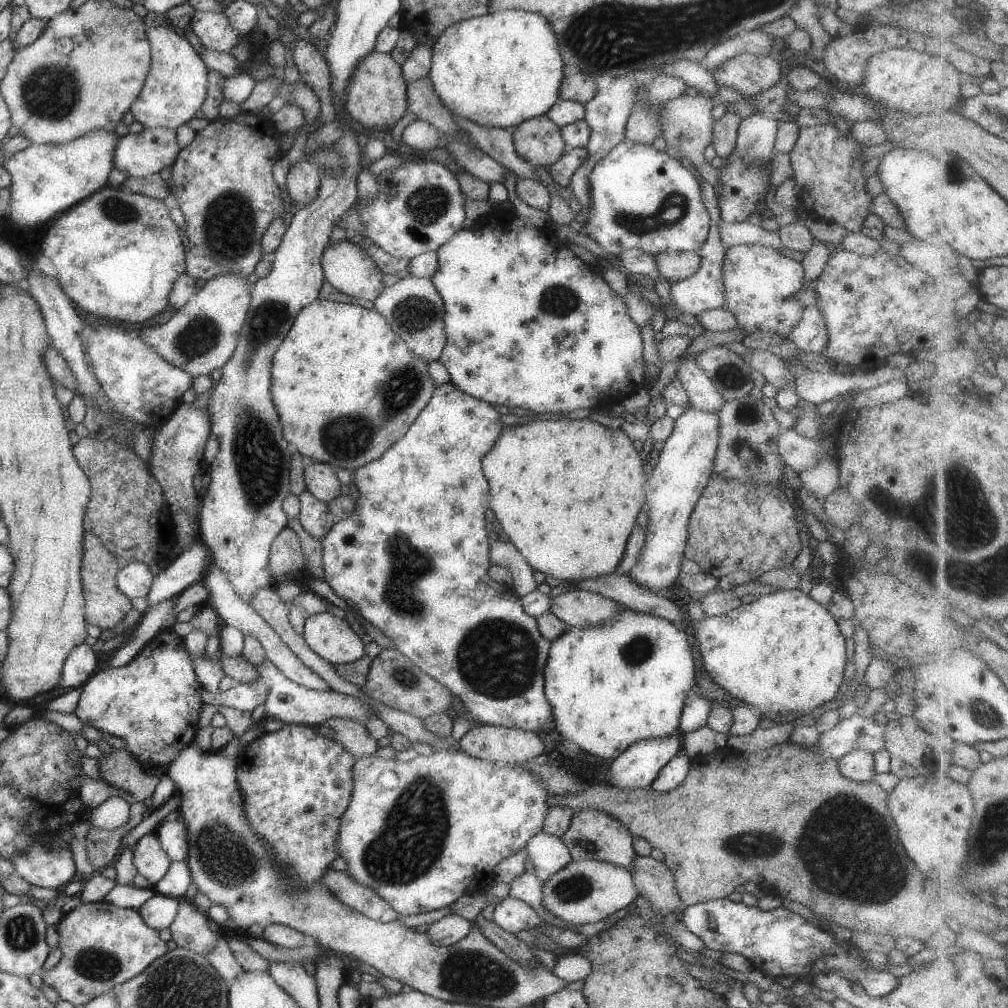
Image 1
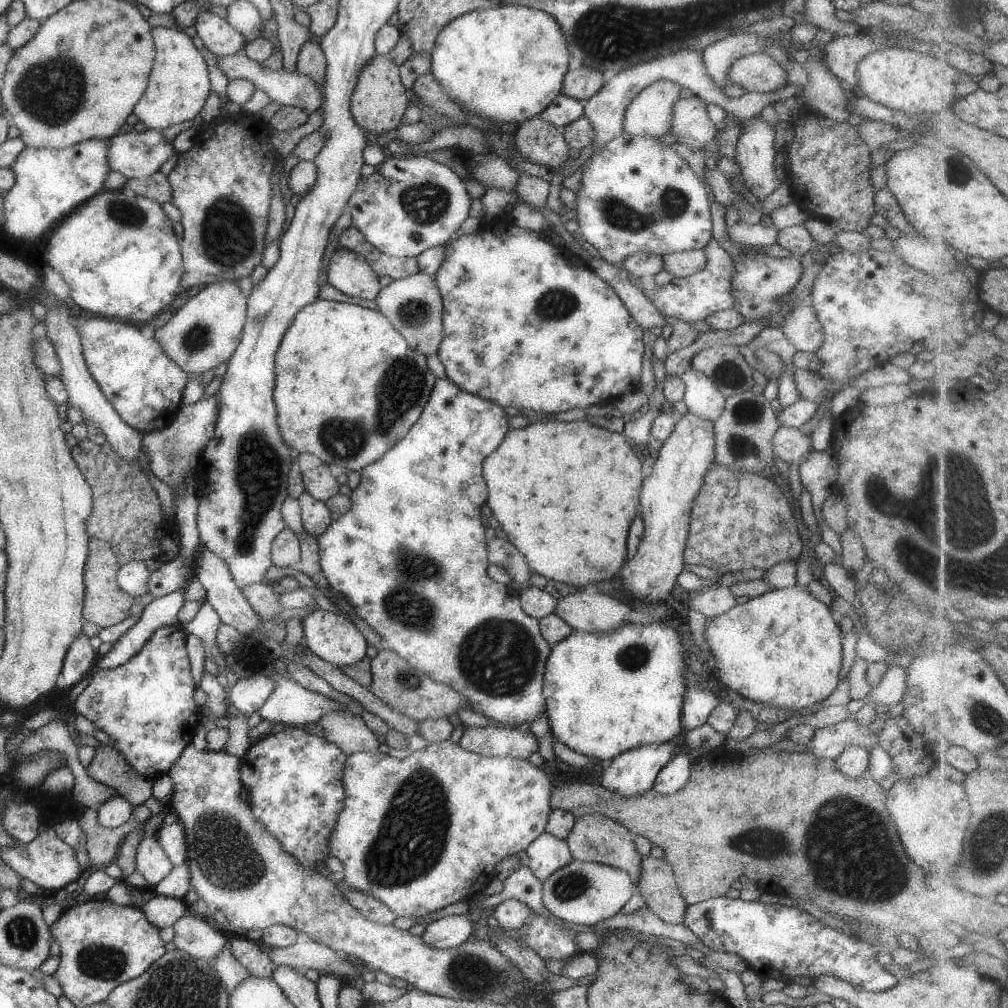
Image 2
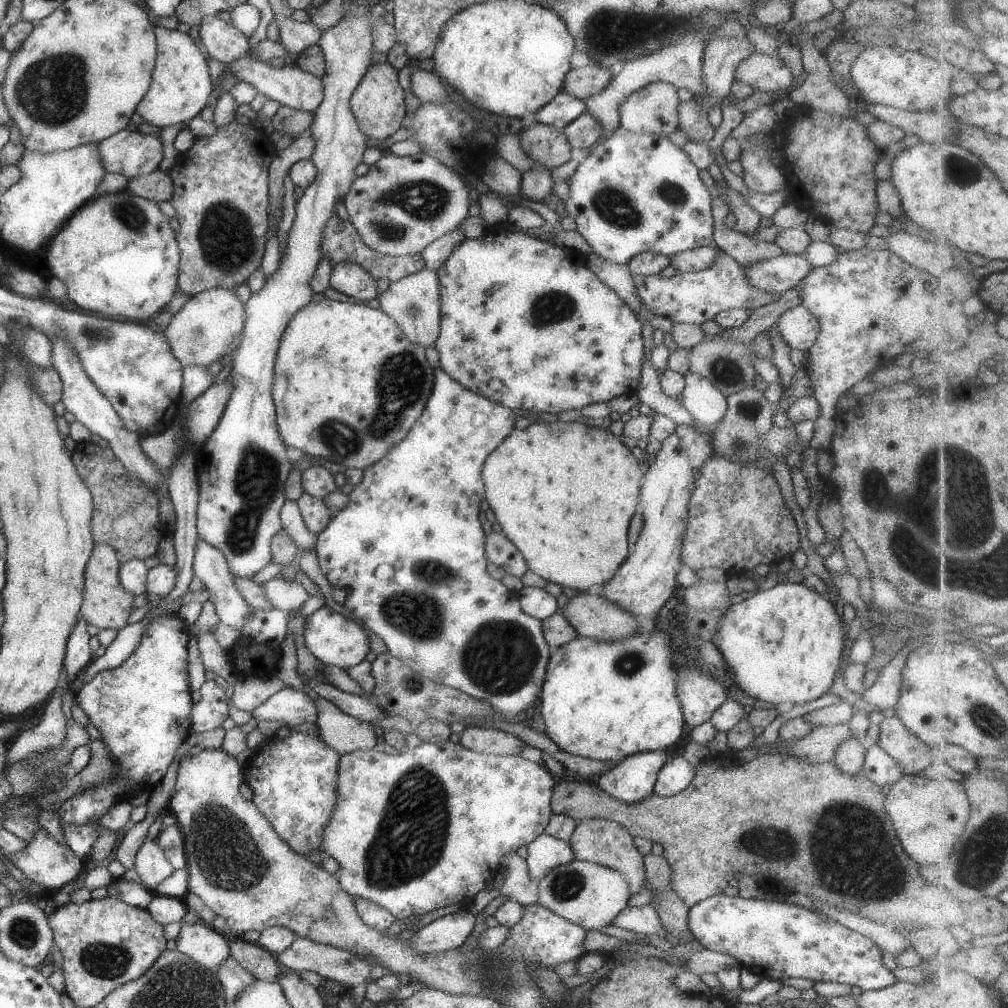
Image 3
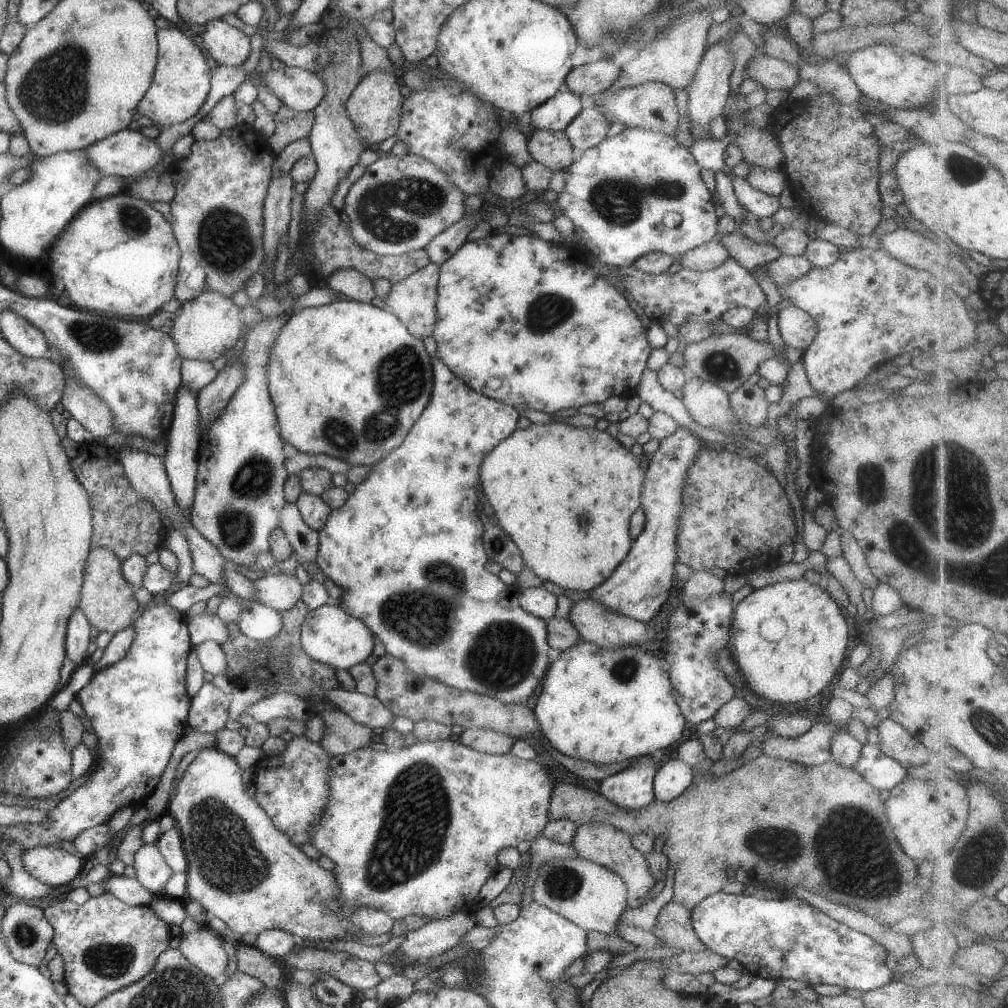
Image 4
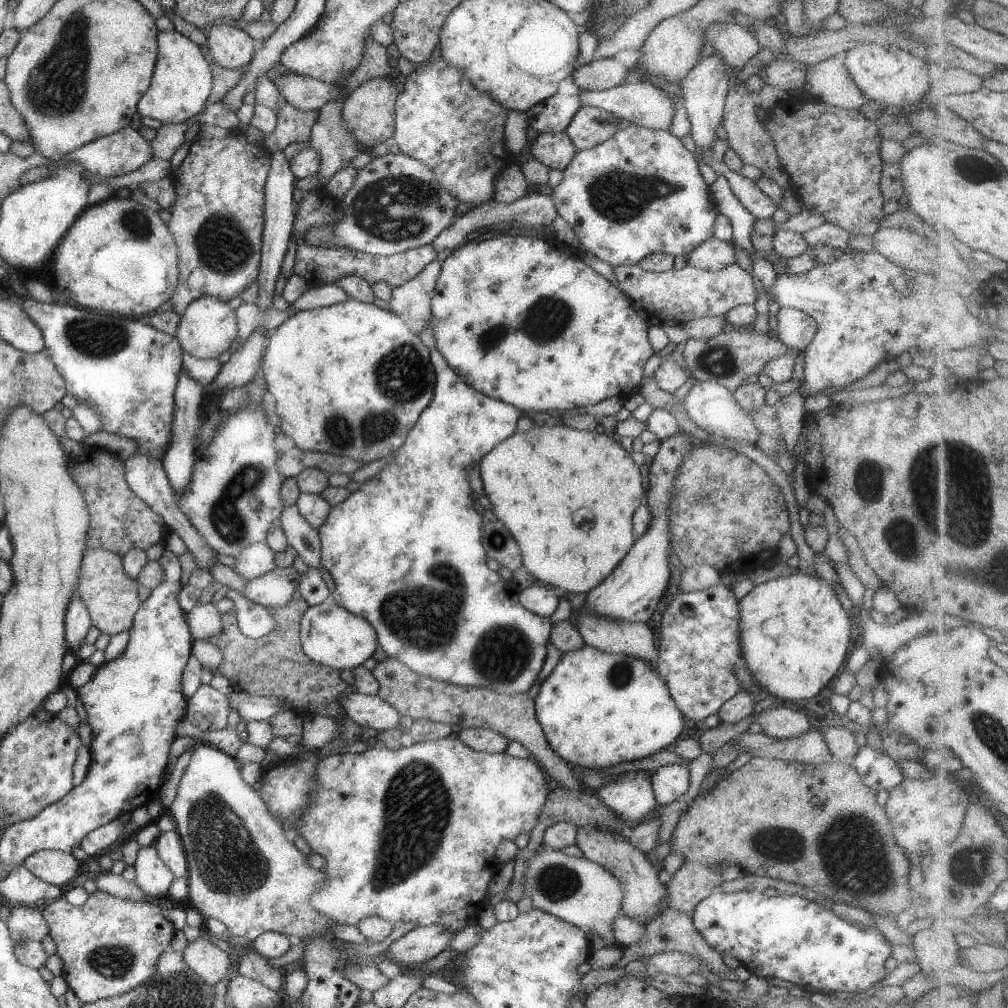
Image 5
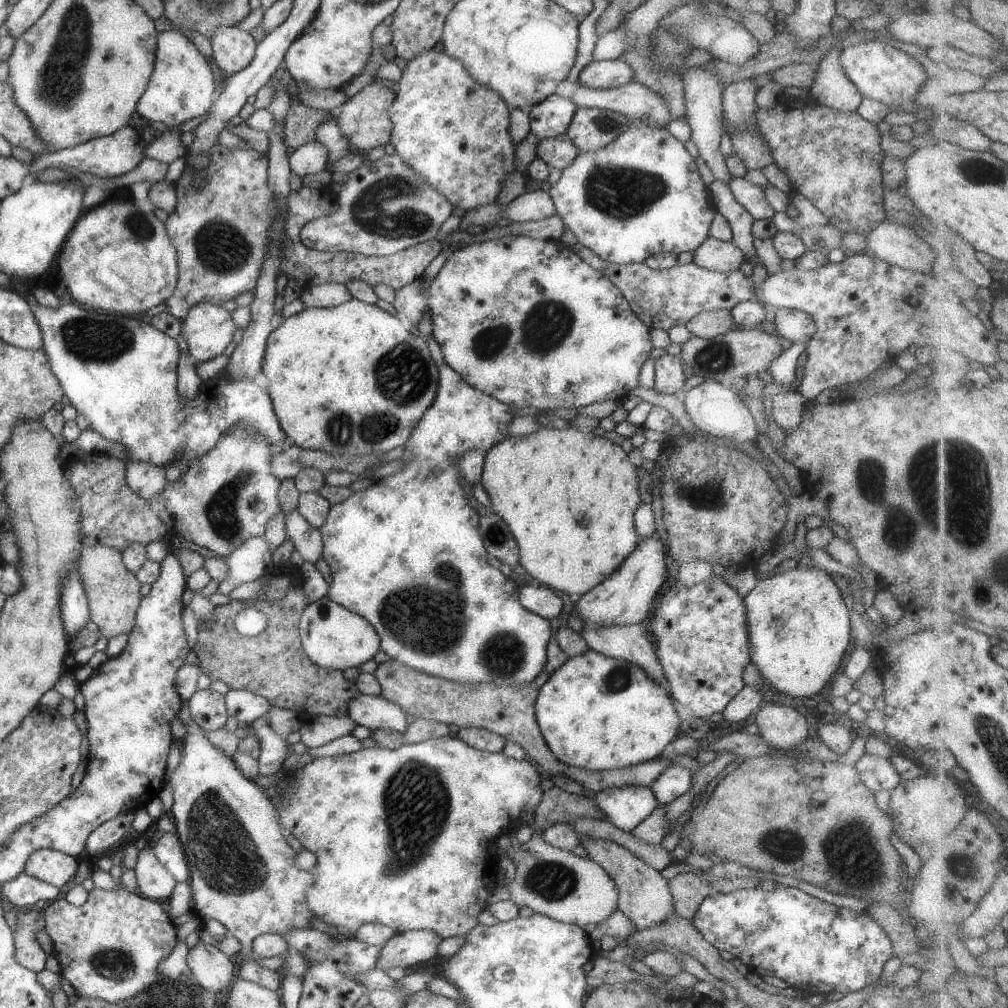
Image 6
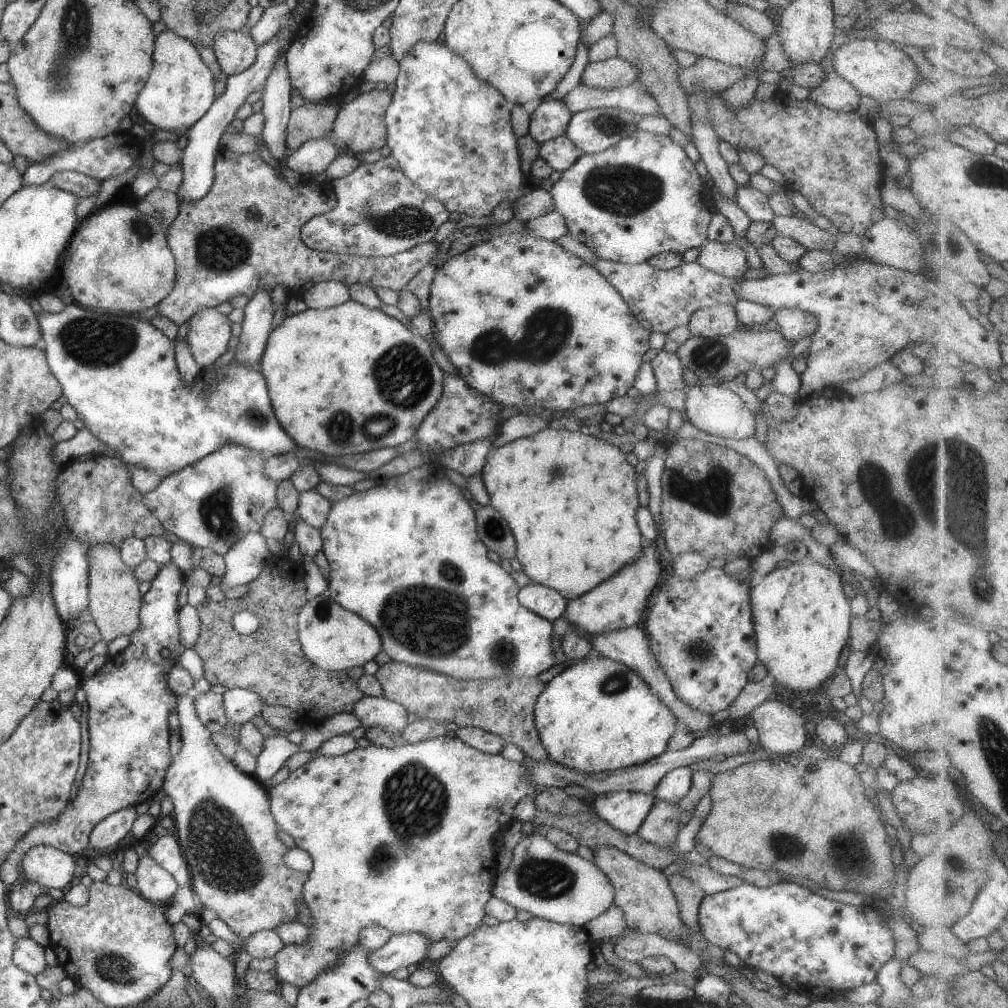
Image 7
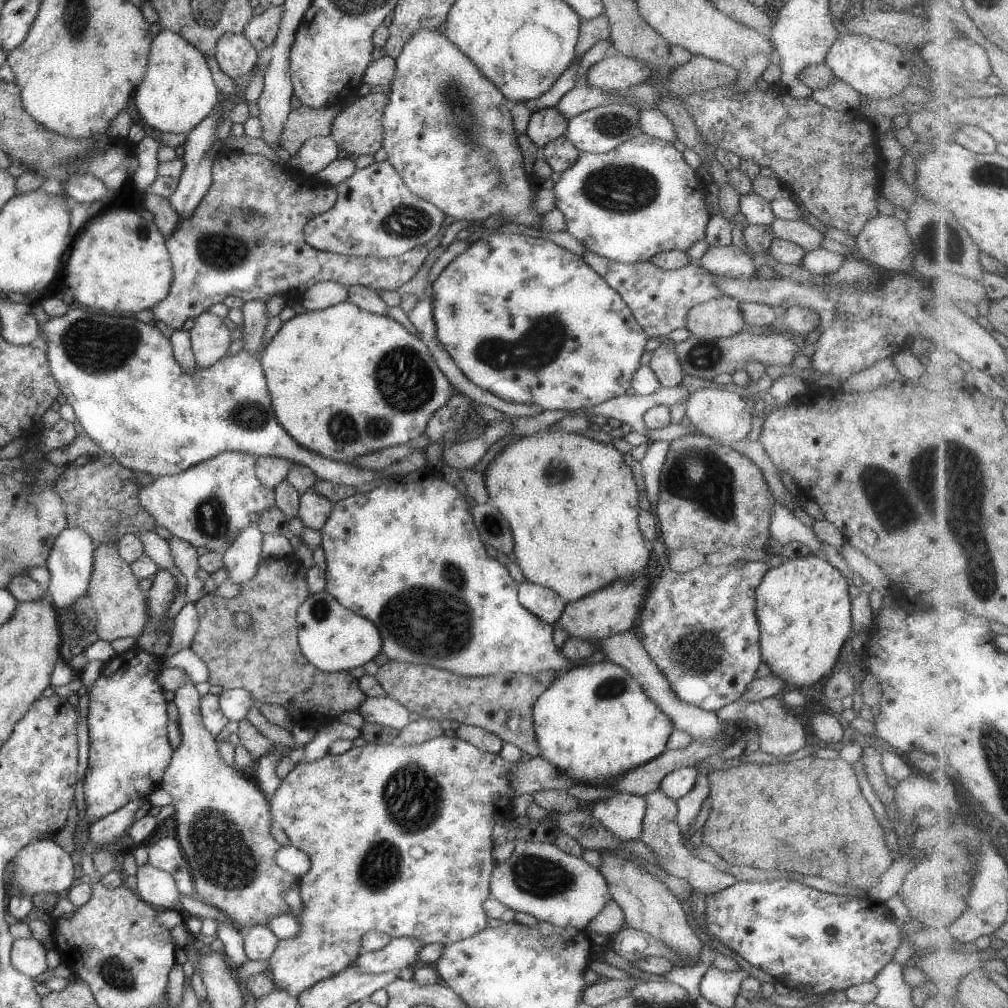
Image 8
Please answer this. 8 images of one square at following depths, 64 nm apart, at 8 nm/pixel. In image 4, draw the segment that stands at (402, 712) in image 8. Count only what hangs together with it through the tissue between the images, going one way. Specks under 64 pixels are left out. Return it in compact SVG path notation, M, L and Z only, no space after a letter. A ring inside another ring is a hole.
M339 688L325 690L323 694L353 722L363 724L374 731L387 729L394 719L391 710L387 710L376 696L363 696L357 691L349 692Z

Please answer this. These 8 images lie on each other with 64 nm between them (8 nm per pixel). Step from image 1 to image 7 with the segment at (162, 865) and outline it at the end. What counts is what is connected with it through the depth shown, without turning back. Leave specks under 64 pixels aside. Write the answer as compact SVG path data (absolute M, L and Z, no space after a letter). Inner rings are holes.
M146 854L138 858L135 870L135 888L140 898L157 906L169 906L178 890L175 880Z

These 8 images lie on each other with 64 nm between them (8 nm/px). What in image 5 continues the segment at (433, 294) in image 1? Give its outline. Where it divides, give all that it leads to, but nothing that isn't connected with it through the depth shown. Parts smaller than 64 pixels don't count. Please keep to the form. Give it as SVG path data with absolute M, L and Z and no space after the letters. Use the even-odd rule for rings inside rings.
M434 258L411 280L391 289L389 310L401 318L406 318L408 328L416 335L431 320L431 298L441 263Z

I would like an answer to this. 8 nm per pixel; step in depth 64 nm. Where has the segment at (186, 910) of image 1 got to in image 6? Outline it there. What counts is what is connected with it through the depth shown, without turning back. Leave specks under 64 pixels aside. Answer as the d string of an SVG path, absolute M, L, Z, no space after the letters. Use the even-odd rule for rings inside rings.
M200 940L190 948L185 956L187 966L196 981L208 992L217 994L231 988L233 964L216 947L203 944Z

